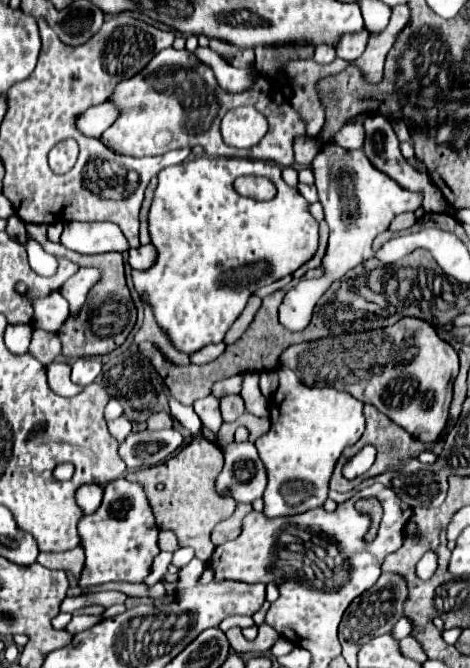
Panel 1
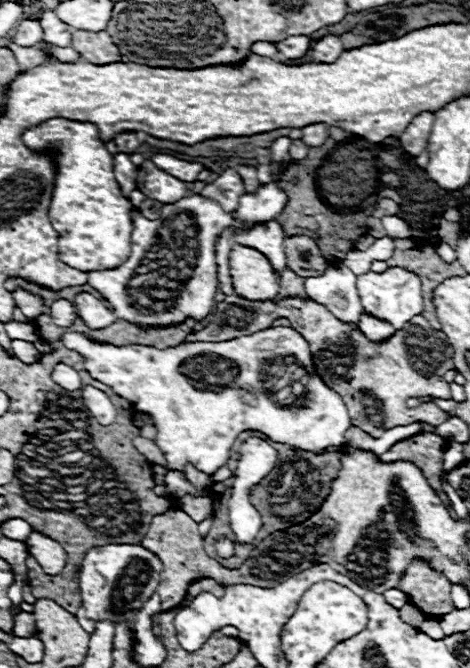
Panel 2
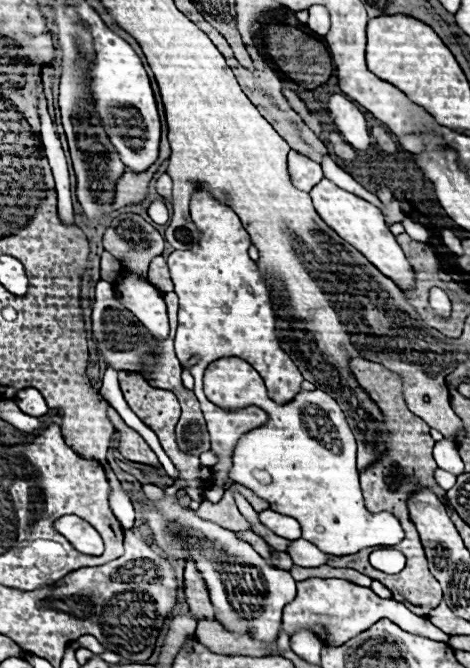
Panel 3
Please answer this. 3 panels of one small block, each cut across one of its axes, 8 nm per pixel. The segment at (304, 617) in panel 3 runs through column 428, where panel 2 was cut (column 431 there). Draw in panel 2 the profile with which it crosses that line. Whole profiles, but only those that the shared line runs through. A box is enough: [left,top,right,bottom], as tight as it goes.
[420,620,445,640]

